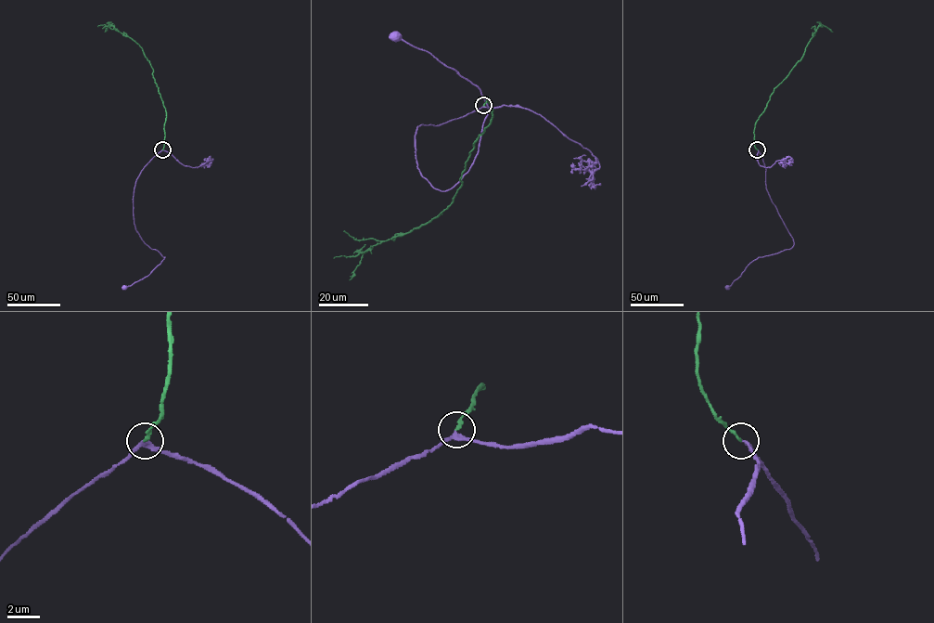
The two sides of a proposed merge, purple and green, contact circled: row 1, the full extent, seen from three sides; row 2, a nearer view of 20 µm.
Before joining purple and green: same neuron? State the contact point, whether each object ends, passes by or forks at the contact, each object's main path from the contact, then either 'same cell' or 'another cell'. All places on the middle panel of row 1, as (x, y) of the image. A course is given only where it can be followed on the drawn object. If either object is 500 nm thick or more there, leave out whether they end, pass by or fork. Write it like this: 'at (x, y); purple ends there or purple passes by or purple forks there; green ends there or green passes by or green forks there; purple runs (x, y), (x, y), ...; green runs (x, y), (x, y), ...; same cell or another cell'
at (483, 105); purple passes by; green ends there; purple runs (483, 106), (417, 127), (417, 168), (435, 188), (447, 190), (468, 171), (489, 108), (470, 82), (395, 35); green runs (483, 106), (488, 97), (492, 117), (474, 142), (453, 201), (421, 227), (371, 246), (363, 253), (350, 279); same cell

